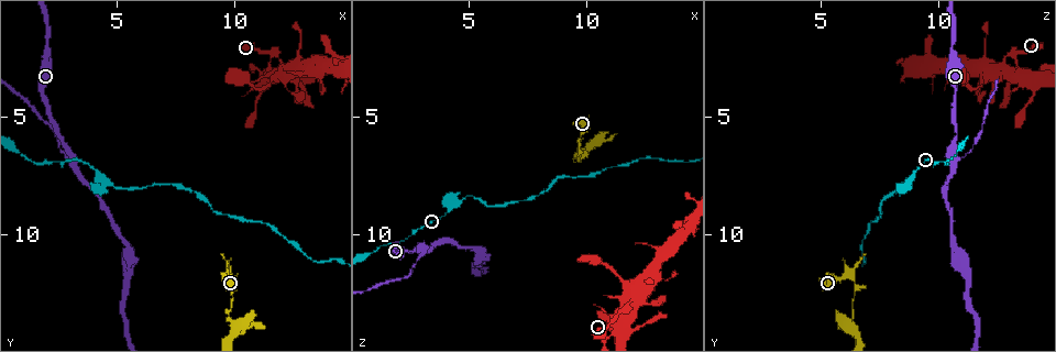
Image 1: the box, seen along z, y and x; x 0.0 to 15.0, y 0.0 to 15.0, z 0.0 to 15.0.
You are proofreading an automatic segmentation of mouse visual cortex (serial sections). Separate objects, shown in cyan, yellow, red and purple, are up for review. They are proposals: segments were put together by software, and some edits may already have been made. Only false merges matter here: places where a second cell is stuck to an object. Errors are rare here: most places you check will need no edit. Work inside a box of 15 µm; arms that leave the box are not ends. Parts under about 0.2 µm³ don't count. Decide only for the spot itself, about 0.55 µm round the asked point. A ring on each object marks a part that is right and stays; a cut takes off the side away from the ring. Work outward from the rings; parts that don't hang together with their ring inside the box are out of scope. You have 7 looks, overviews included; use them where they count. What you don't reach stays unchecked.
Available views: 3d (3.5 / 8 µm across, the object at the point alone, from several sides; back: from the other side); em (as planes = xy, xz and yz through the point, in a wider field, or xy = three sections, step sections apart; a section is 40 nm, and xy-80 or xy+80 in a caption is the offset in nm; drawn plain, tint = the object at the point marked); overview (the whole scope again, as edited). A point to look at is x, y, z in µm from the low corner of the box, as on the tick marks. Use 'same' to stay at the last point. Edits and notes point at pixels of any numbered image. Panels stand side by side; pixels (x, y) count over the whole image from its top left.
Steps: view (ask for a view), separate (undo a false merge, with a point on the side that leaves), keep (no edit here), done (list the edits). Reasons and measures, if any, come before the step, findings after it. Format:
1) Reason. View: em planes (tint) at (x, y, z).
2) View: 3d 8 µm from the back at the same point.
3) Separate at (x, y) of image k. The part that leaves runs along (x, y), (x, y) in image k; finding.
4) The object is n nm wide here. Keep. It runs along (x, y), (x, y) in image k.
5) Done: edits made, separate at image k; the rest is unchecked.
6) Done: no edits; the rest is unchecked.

Thick turns thin. View: 3d 8 µm from the back at (4.2, 7.3, 8.9).

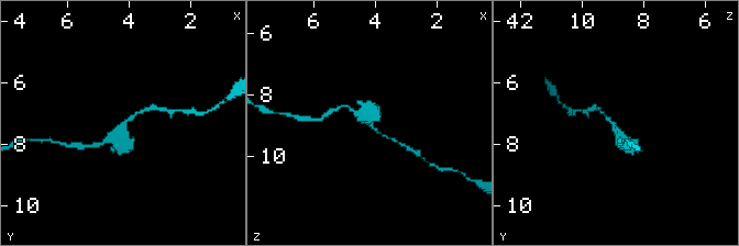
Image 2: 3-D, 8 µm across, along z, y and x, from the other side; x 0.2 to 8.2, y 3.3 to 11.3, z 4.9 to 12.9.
Closer look. View: 3d 3.5 µm at (4.2, 7.4, 9.0).

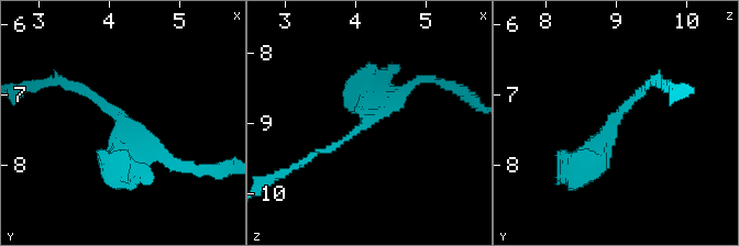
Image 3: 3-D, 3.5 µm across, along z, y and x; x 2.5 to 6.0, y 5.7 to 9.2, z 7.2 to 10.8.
View: em xy step 5 (tint) at (4.15, 7.40, 9.00).

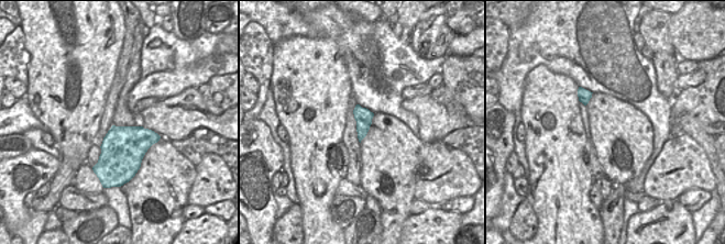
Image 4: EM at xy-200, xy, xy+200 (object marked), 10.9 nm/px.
The object is 190 nm wide here. Keep. It runs along (311, 155), (332, 149), (379, 101), (409, 88) in image 3; one cell here.

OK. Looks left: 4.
Abrupt turn. View: 3d 3.5 µm at (3.2, 6.8, 10.6).

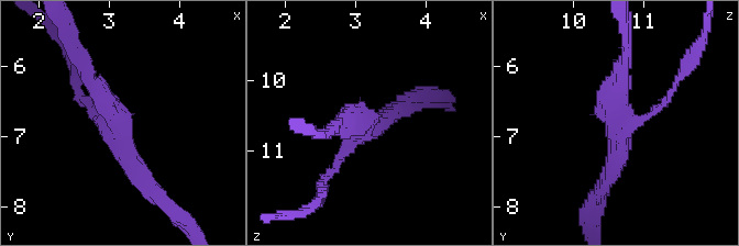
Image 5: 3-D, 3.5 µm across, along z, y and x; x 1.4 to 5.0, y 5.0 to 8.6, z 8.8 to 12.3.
View: em xy step 5 (tint) at (3.10, 6.80, 10.75).

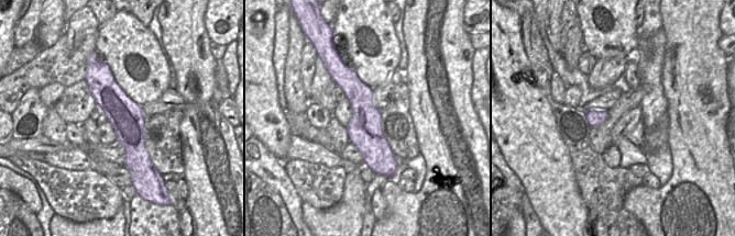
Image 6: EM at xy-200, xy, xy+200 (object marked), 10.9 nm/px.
Cut it another way. View: em xy step 1 (tint) at the same point.

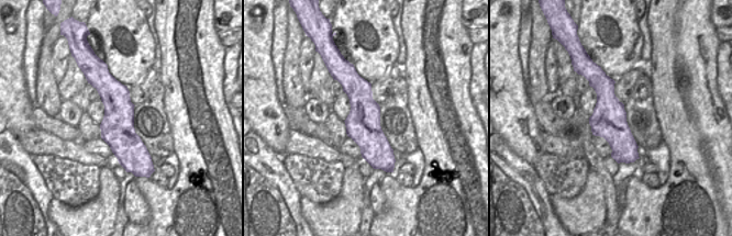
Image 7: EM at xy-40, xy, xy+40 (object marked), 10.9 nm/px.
The object is 380 nm wide here. Keep. It runs along (595, 71), (630, 159) in image 7; continuous, no second cell.

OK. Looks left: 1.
Done: no edits; the rest is unchecked.

